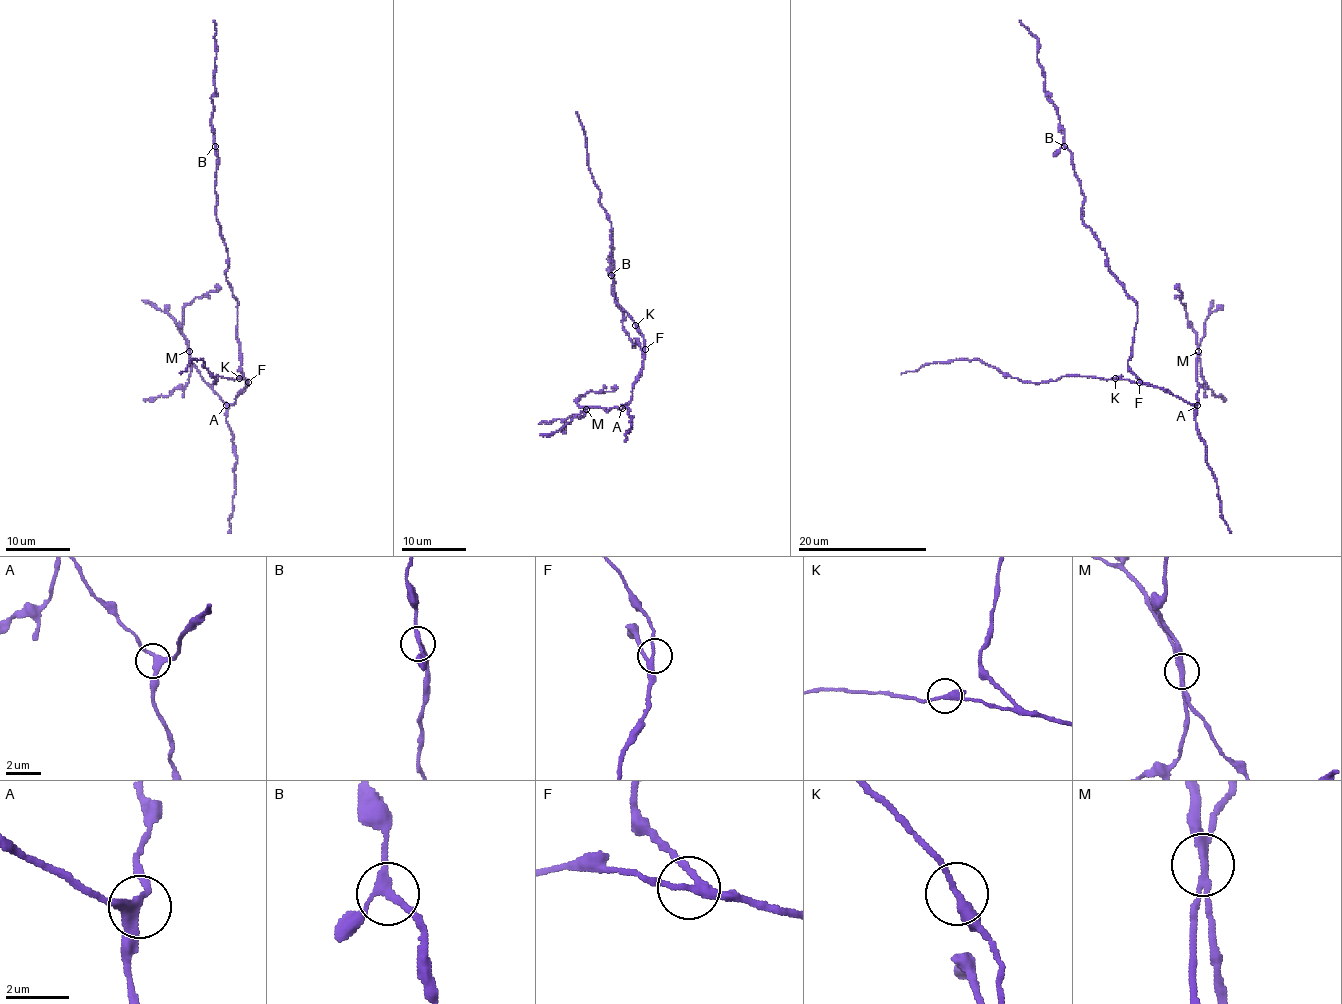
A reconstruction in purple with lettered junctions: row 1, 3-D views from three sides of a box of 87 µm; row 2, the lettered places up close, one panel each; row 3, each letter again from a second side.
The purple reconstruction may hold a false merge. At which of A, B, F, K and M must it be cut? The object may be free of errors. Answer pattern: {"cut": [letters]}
{"cut": ["M"]}

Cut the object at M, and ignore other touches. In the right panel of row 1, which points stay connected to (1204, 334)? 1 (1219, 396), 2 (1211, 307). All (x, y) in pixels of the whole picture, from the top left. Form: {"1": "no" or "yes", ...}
{"1": "no", "2": "yes"}

